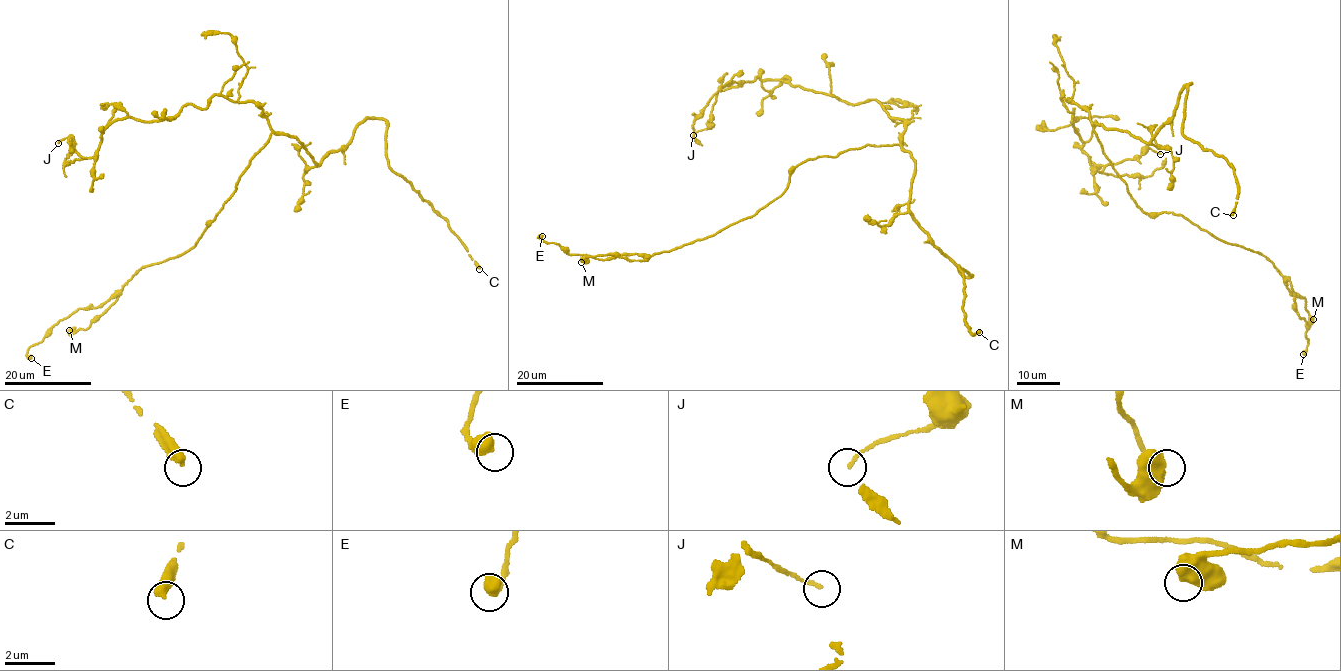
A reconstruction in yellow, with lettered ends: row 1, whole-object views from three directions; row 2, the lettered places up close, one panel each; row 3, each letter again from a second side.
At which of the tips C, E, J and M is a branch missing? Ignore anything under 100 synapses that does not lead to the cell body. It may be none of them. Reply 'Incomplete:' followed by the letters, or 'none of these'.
Incomplete: C

